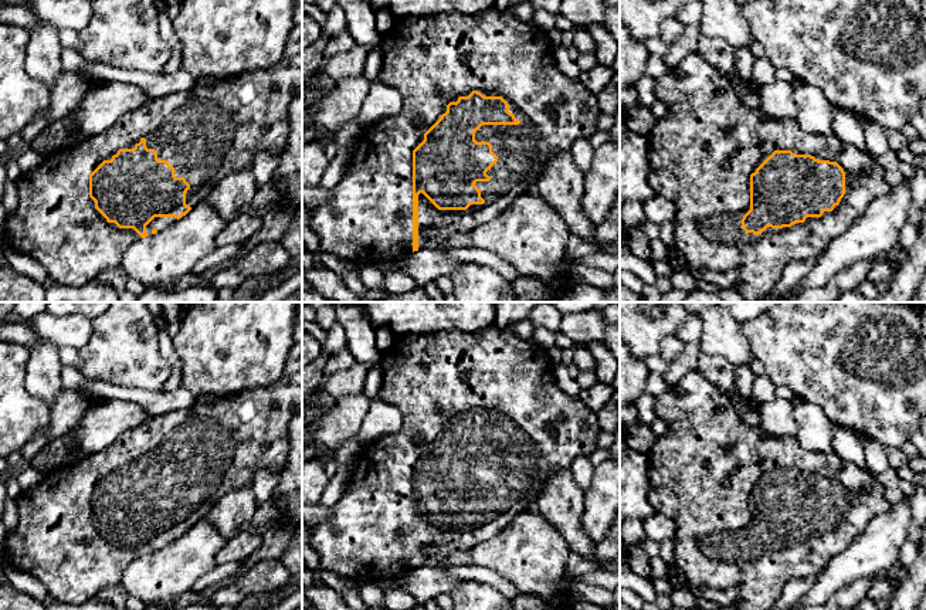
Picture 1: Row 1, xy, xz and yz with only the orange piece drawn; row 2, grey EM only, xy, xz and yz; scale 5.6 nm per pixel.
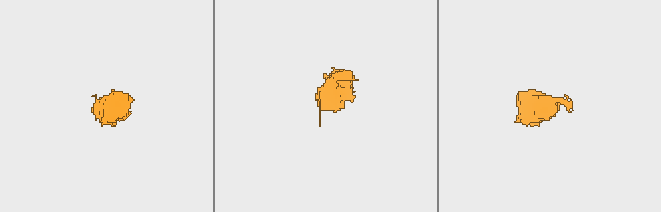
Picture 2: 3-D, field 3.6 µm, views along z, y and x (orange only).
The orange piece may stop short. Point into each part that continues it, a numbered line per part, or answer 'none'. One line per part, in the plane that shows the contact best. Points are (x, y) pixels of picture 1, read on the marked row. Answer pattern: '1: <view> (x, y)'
1: xz (431, 61)

